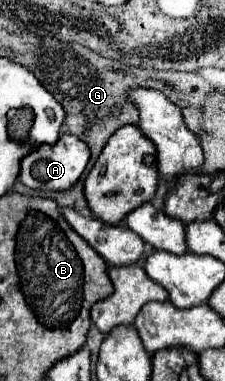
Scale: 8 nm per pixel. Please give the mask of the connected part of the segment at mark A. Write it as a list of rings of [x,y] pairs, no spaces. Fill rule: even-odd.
[[[62,135],[58,139],[58,145],[42,145],[34,153],[22,159],[20,181],[36,191],[68,191],[76,185],[76,181],[84,173],[88,159],[90,159],[90,149],[84,141],[80,141],[74,135]]]

